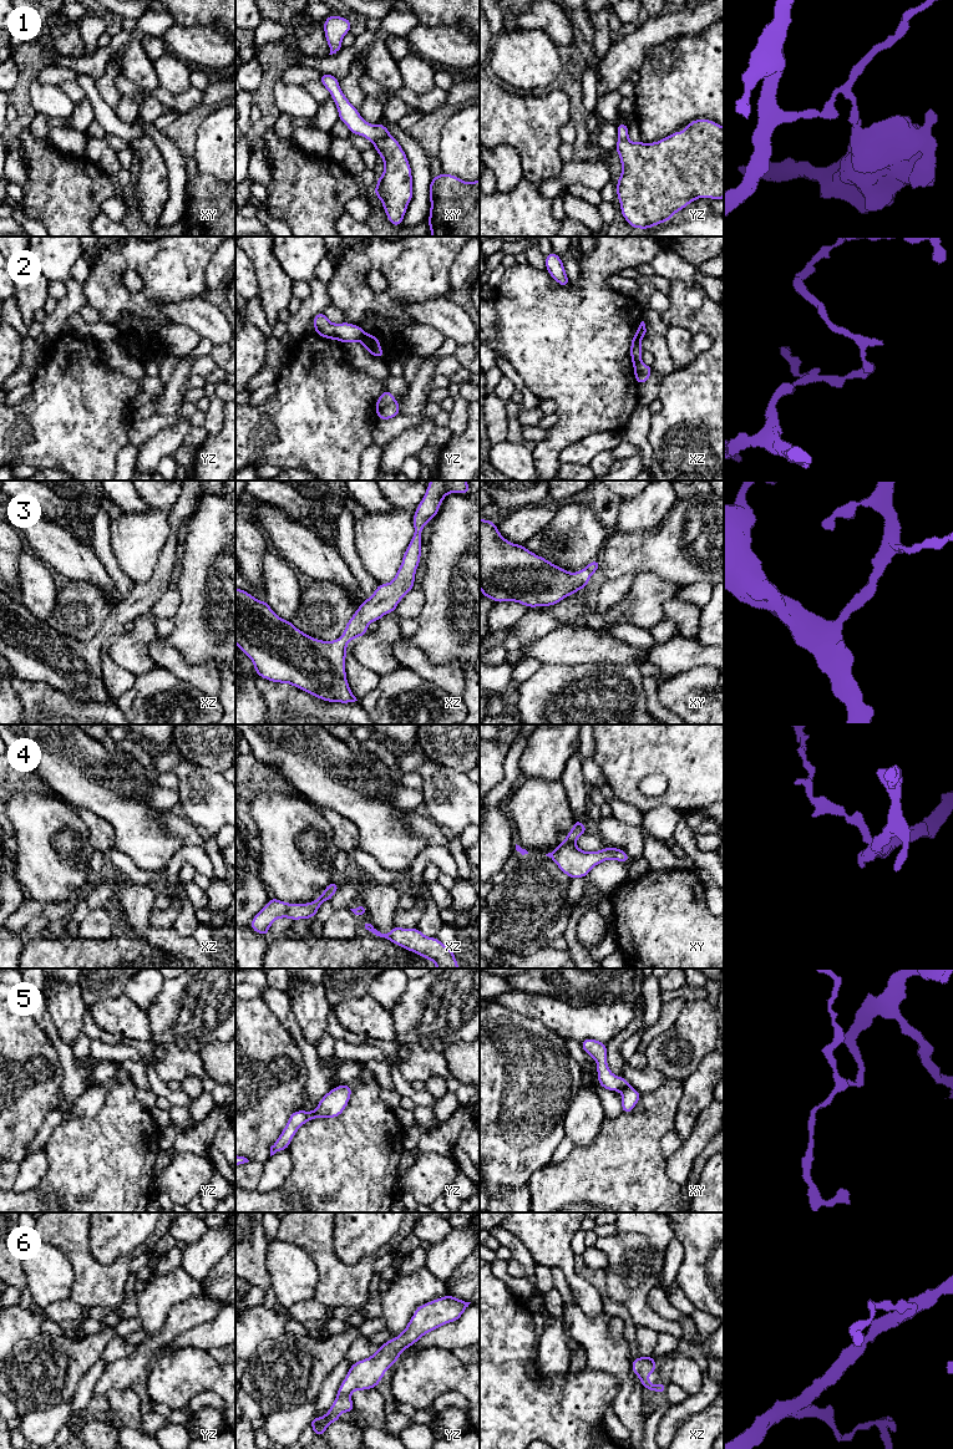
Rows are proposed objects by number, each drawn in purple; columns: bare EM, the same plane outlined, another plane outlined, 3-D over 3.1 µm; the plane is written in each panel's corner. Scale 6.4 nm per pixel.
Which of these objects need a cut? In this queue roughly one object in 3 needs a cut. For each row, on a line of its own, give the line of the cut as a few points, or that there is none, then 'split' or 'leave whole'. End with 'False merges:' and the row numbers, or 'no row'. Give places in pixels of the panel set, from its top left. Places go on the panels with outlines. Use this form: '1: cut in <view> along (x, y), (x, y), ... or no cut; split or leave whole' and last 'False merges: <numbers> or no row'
1: cut in xy along (389, 135), (374, 143); split
2: cut in yz along (365, 334), (360, 341); split
3: no cut; leave whole
4: cut in xy along (566, 839), (574, 843); split
5: cut in xy along (628, 1084), (622, 1092); split
6: no cut; leave whole
False merges: 1, 2, 4, 5

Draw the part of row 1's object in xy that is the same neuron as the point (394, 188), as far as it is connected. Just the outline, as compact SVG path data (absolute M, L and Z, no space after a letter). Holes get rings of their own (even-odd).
M395 137L377 141L374 148L384 159L384 173L377 178L374 194L382 202L389 222L400 227L414 195L411 167Z

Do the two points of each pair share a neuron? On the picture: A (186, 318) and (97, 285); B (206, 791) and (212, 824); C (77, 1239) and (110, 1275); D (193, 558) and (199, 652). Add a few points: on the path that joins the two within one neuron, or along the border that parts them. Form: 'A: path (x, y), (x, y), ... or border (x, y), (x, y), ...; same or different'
A: border (189, 298), (165, 304), (161, 313); different
B: path (208, 799), (212, 803), (212, 815); same
C: path (77, 1250), (99, 1274); same
D: path (197, 581), (197, 619), (199, 629); same

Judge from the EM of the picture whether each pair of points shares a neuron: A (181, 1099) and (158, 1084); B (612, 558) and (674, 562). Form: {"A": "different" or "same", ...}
{"A": "same", "B": "same"}

